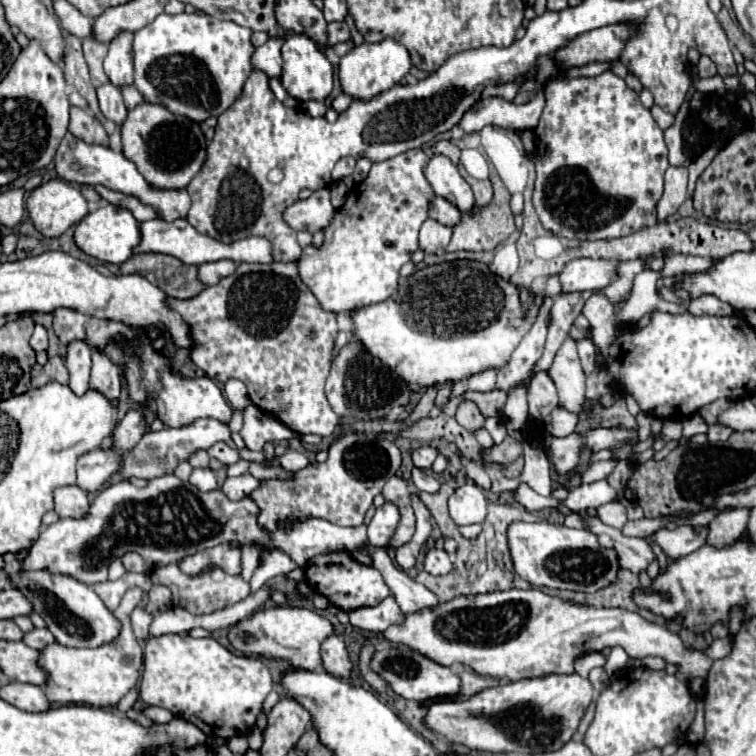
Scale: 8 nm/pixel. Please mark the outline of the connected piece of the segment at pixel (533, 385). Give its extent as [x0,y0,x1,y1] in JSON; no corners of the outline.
[528,372,558,420]

